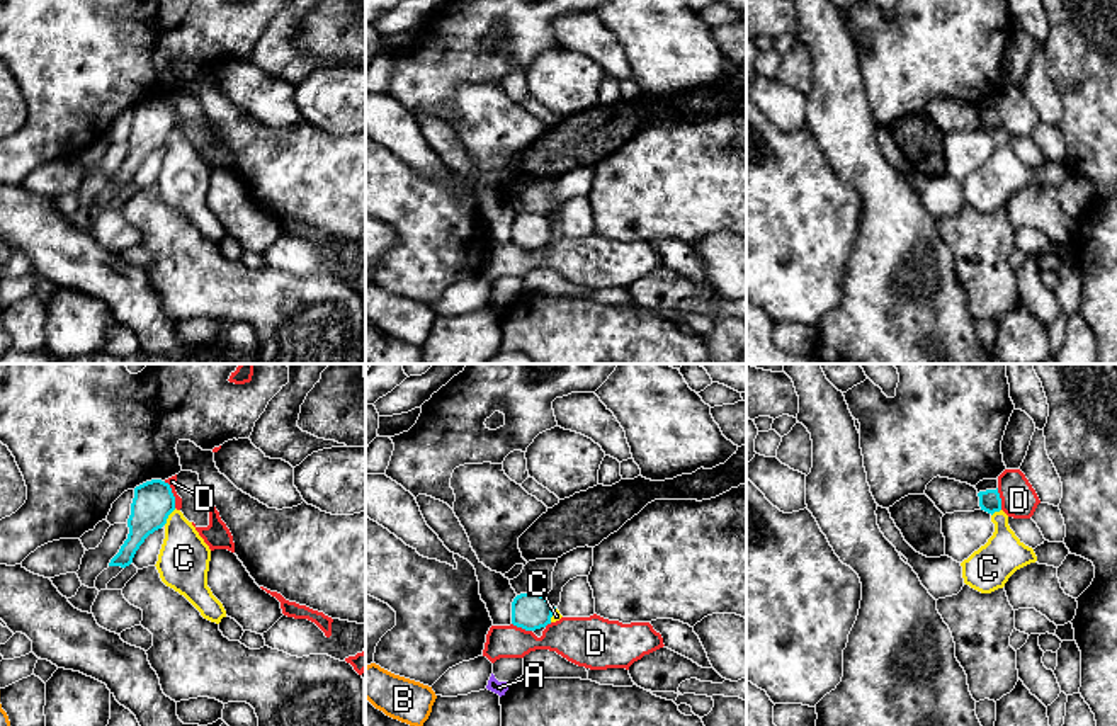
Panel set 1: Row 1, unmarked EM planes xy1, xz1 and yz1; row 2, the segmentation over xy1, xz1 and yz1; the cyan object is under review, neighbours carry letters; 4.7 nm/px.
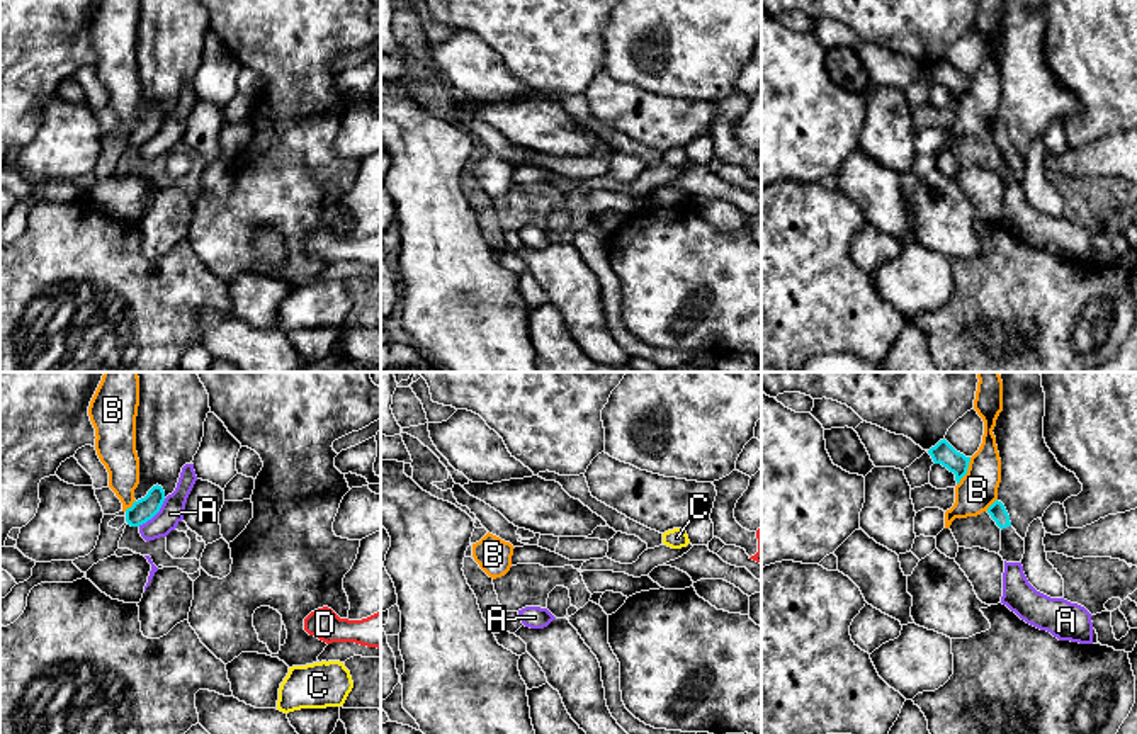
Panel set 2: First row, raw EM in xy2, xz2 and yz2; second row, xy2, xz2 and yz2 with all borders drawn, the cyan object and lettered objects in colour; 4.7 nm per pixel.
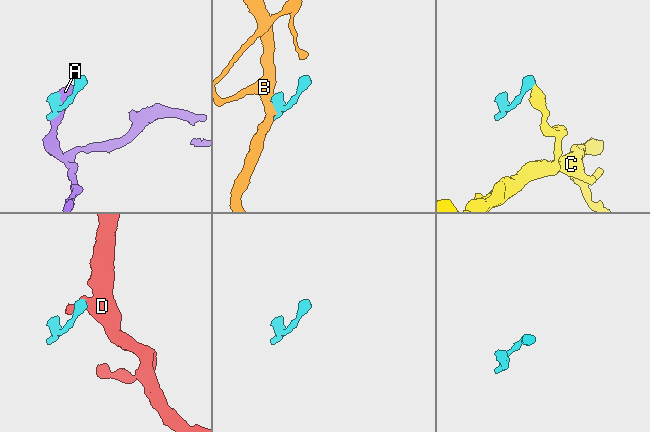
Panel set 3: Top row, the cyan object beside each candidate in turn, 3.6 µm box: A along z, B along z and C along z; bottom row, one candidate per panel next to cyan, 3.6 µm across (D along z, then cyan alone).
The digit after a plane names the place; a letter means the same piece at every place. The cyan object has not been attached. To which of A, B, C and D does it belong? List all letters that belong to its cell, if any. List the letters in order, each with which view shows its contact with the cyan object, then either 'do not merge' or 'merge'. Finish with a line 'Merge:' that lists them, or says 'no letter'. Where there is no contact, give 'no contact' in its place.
A: xy2 | do not merge
B: yz2 | do not merge
C: xy1 | do not merge
D: xy1 | do not merge
Merge: no letter

